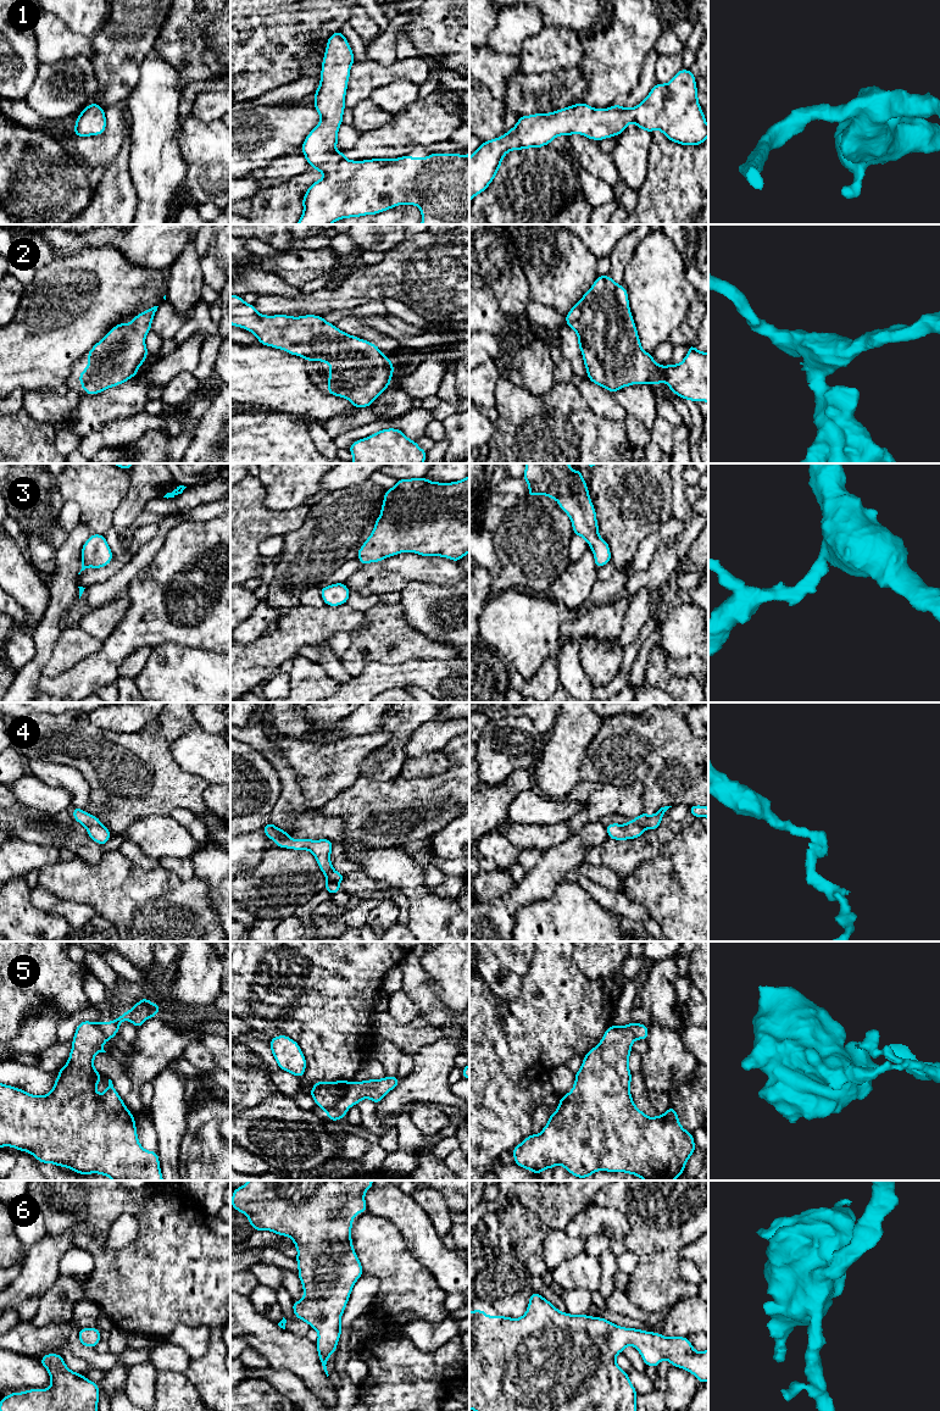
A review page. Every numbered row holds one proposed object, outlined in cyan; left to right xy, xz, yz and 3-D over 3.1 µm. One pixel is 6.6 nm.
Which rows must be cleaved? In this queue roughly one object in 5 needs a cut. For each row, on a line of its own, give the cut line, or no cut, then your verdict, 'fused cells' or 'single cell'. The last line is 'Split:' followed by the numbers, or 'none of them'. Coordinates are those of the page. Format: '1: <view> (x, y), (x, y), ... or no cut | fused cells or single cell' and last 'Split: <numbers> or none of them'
1: no cut | single cell
2: no cut | single cell
3: no cut | single cell
4: xz (324, 873), (338, 884) | fused cells
5: xz (350, 1082), (345, 1095), (340, 1100), (331, 1107), (322, 1109) | fused cells
6: no cut | single cell
Split: 4, 5

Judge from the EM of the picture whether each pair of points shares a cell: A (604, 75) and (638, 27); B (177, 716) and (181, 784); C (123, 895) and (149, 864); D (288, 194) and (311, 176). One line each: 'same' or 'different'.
A: same
B: same
C: different
D: same

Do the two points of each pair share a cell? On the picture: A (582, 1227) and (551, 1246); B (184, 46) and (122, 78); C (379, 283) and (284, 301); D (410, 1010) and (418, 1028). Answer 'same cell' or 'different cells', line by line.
A: different cells
B: different cells
C: same cell
D: different cells

